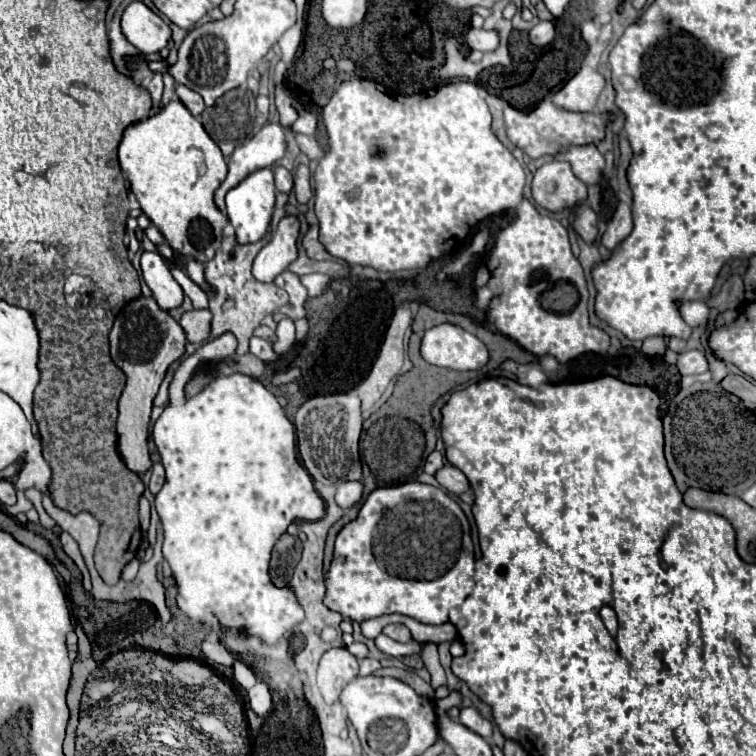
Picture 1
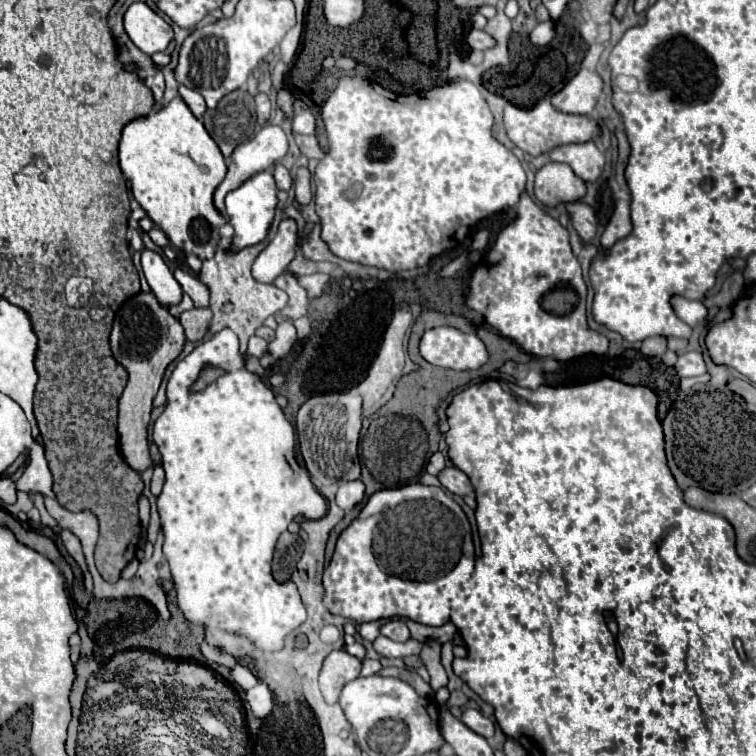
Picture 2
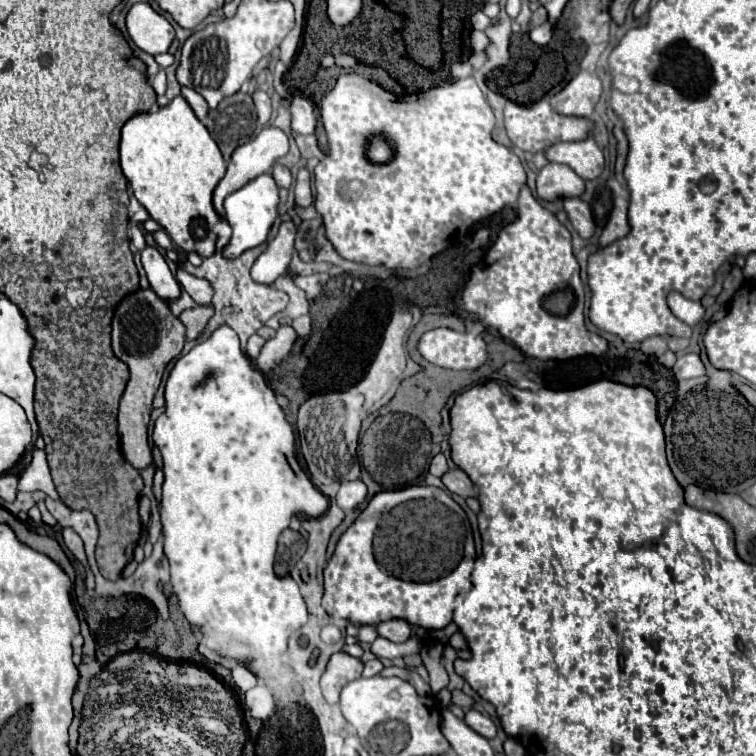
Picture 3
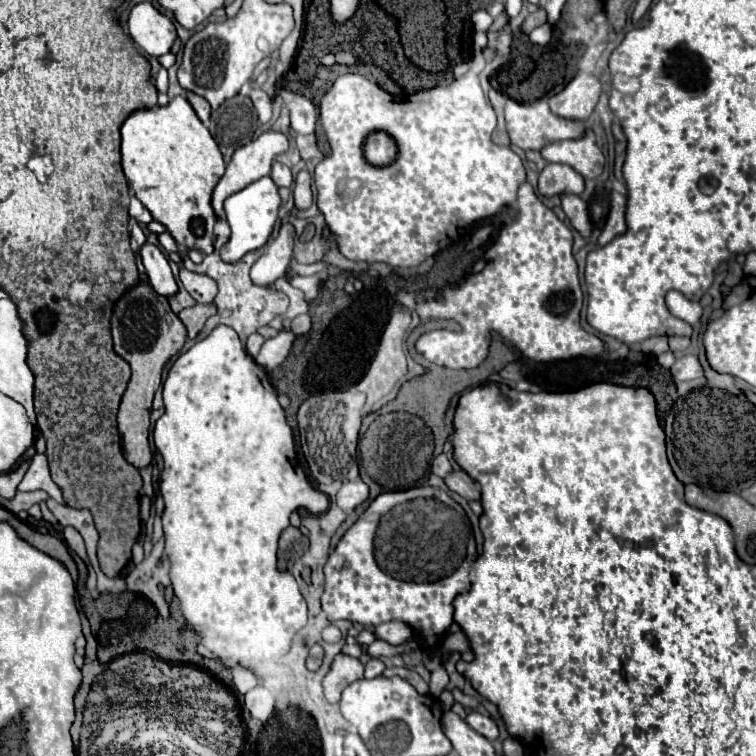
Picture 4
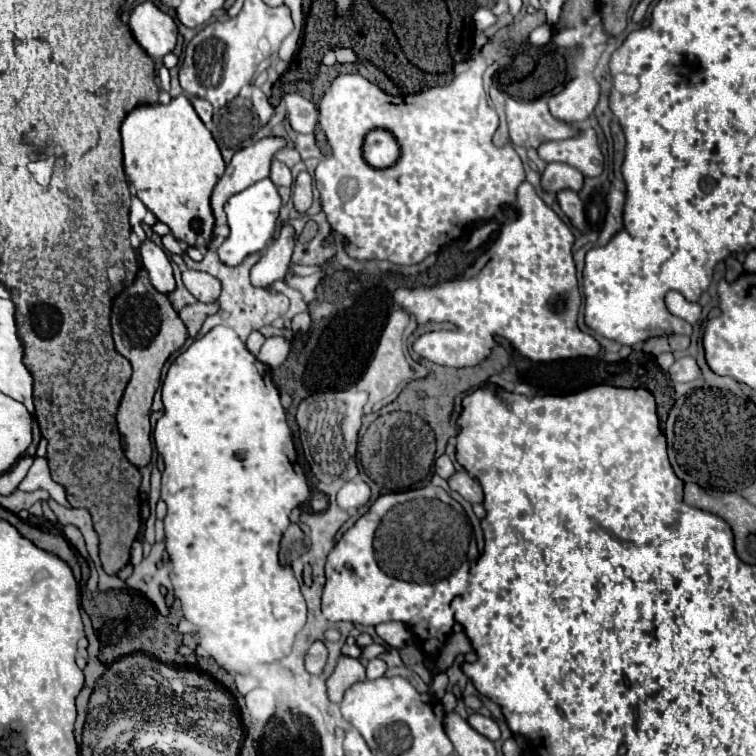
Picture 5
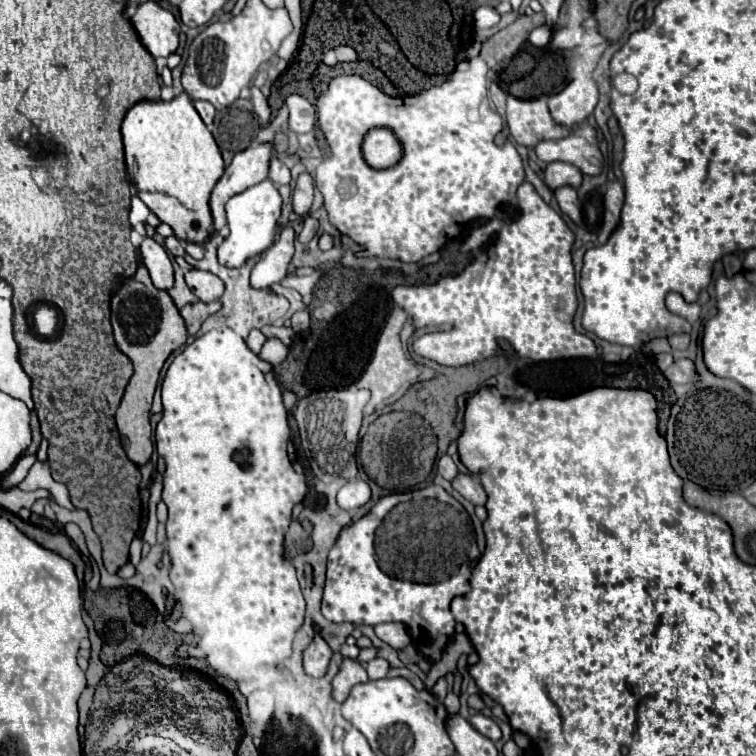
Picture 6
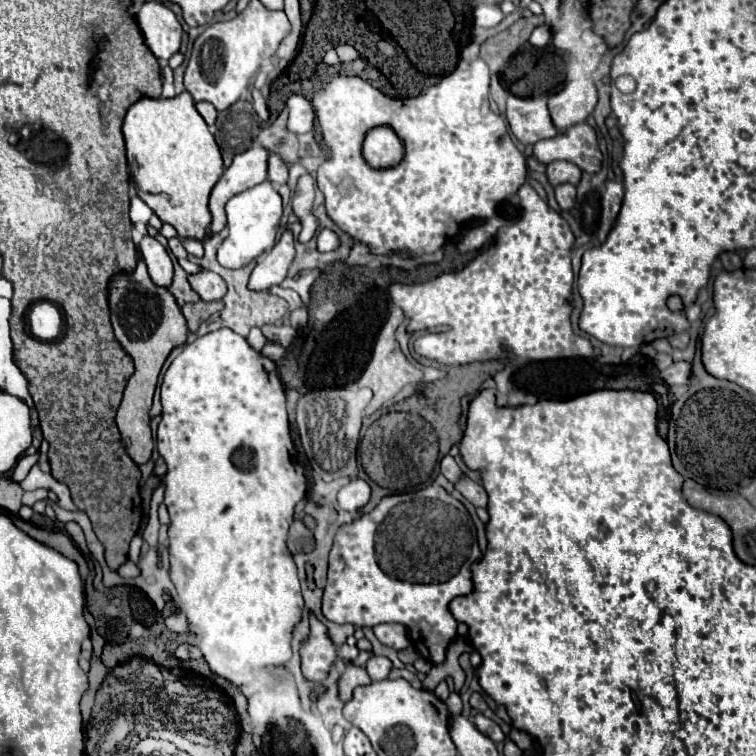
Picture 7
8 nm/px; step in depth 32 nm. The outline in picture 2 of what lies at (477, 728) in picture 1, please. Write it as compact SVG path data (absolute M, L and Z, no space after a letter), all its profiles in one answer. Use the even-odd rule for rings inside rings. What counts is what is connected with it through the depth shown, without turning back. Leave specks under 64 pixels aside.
M474 708L464 710L462 722L464 722L470 730L474 730L476 734L480 734L480 736L484 736L484 738L492 738L492 736L494 736L494 722L492 722L490 718L482 716L482 714L480 714L478 710L474 710Z

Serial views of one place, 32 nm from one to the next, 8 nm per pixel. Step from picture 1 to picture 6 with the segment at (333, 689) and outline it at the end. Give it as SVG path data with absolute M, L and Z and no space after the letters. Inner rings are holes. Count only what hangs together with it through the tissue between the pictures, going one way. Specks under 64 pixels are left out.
M344 658L342 666L340 666L340 672L334 678L334 682L332 682L332 686L334 686L334 698L338 702L344 702L348 698L348 692L356 684L362 684L362 682L368 682L368 674L366 674L364 666L358 664L356 660Z

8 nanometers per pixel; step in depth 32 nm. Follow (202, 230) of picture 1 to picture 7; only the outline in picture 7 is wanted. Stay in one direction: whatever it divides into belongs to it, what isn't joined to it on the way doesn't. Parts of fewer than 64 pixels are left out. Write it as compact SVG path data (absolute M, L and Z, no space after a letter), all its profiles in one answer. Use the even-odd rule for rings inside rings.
M190 92L174 98L142 96L124 118L128 166L138 196L162 222L172 224L180 236L206 236L212 222L208 196L224 172L220 148L198 114Z

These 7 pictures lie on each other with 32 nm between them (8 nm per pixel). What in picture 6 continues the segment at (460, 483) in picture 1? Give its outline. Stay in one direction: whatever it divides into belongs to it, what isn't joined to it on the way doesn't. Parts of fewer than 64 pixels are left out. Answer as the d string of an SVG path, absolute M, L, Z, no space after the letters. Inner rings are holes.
M460 474L456 476L456 480L452 482L454 490L458 490L468 502L476 504L476 506L484 506L486 504L486 492L482 488L480 482L476 482L474 478L470 478L468 474Z

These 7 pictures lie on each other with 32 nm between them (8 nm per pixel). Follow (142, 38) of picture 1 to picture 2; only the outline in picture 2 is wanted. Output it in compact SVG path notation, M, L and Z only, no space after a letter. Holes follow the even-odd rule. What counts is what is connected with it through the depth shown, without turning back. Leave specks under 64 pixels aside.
M136 2L128 8L124 28L130 40L146 54L164 52L174 38L172 26L144 2Z

